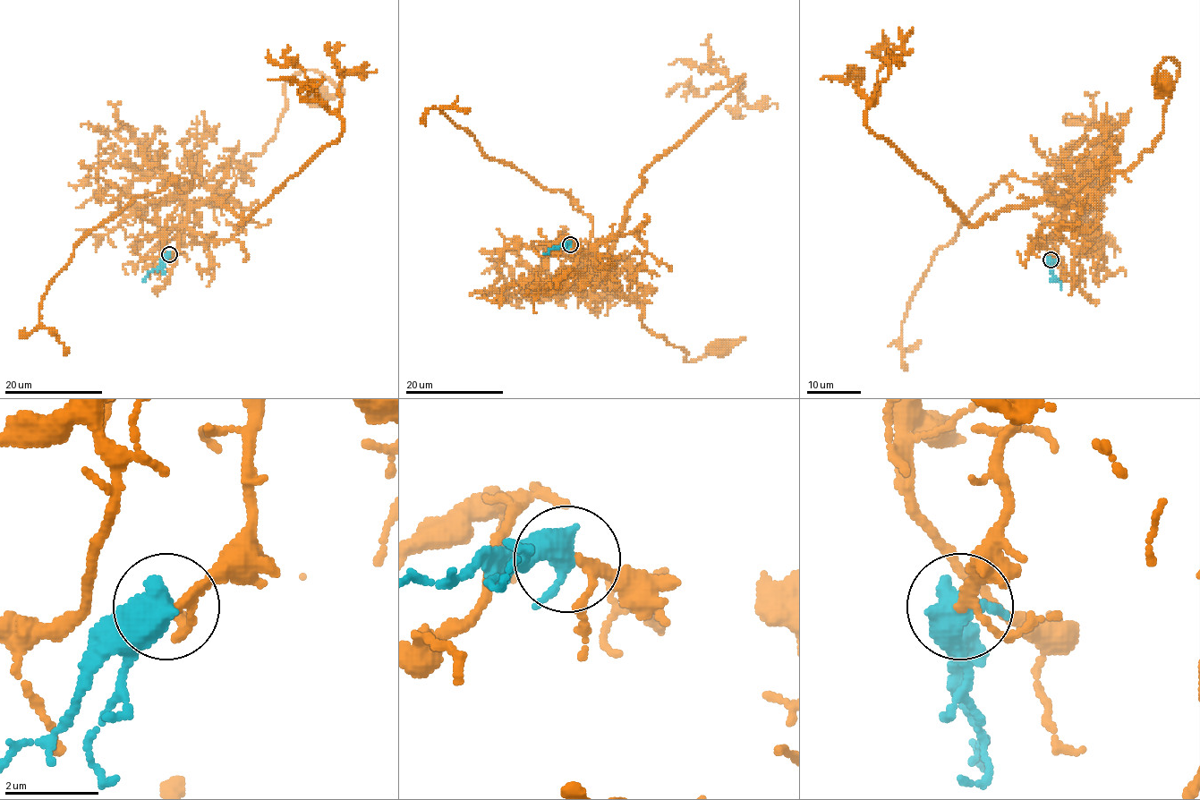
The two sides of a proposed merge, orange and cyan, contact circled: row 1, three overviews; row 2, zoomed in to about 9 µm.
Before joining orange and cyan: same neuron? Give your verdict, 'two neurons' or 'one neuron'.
one neuron

